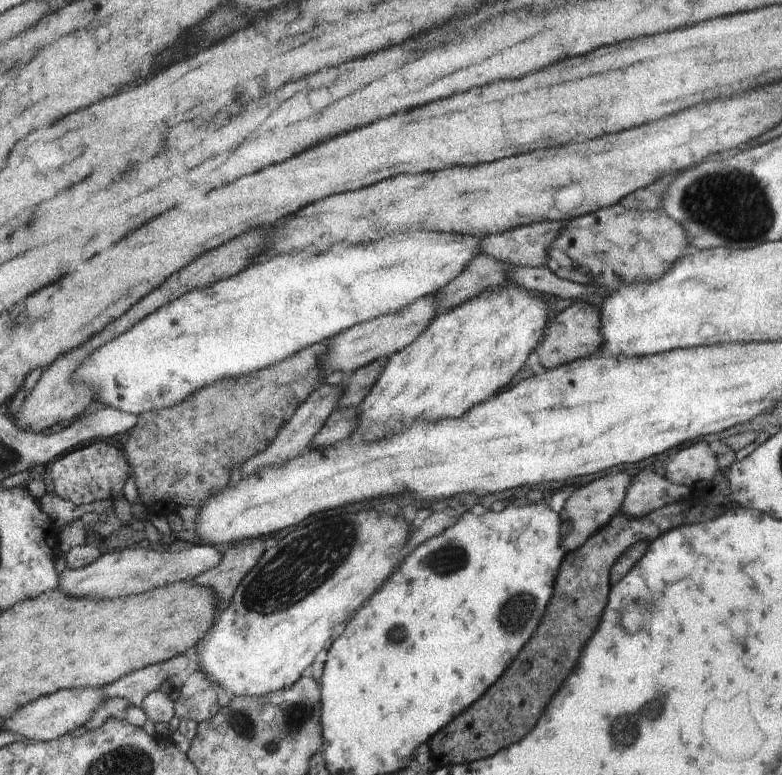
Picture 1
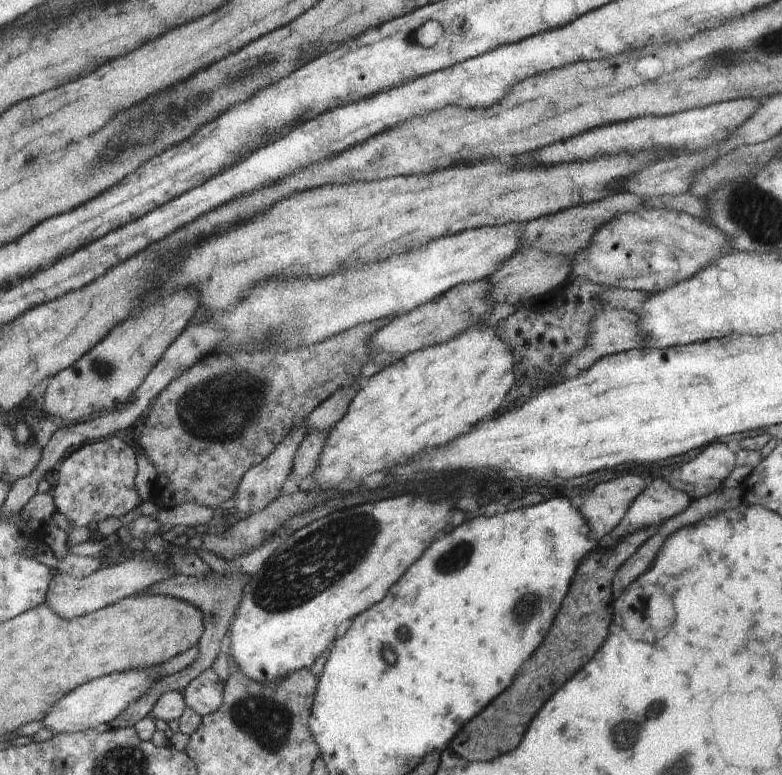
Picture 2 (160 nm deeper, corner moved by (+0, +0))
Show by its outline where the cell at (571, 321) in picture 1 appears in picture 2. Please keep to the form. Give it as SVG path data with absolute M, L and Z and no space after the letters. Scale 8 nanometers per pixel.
M605 306L593 320L589 344L569 363L584 372L602 357L644 346L645 334L639 329L639 316Z

